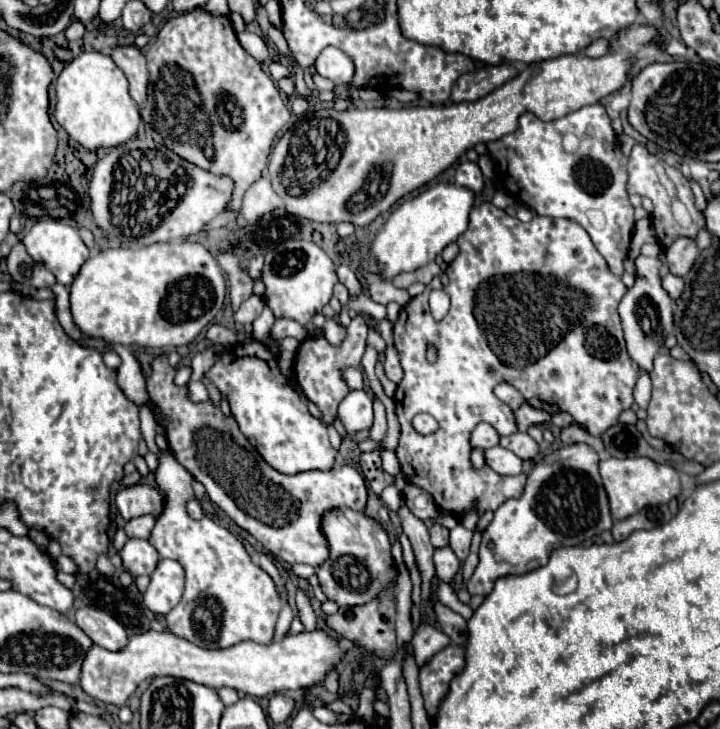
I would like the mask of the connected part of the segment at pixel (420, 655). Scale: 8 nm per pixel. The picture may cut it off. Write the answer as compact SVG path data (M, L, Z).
M421 622L415 636L411 638L411 646L413 646L413 656L417 666L425 666L439 650L443 650L445 646L449 646L451 640L449 636L437 630L435 626L431 626L429 622Z

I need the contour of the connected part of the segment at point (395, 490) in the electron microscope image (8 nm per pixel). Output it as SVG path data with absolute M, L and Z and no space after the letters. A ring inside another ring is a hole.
M400 471L399 473L399 481L394 485L387 486L385 490L383 490L383 494L381 494L381 500L389 506L389 510L393 510L393 512L399 512L399 508L402 505L402 491L405 488L407 482L405 477L403 478L403 473Z

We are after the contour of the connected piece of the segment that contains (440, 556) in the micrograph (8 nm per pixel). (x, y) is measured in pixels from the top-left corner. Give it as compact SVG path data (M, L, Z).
M449 546L441 548L441 550L435 550L433 560L435 560L435 568L437 568L437 578L441 582L451 582L453 576L457 574L459 566L461 566L457 556L453 554L453 550Z

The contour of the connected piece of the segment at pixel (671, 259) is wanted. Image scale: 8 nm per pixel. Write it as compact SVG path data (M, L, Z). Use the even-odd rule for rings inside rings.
M679 238L677 242L673 242L673 246L669 246L669 250L665 250L665 256L669 272L673 276L685 278L697 258L697 246L695 242L689 242L689 238Z

